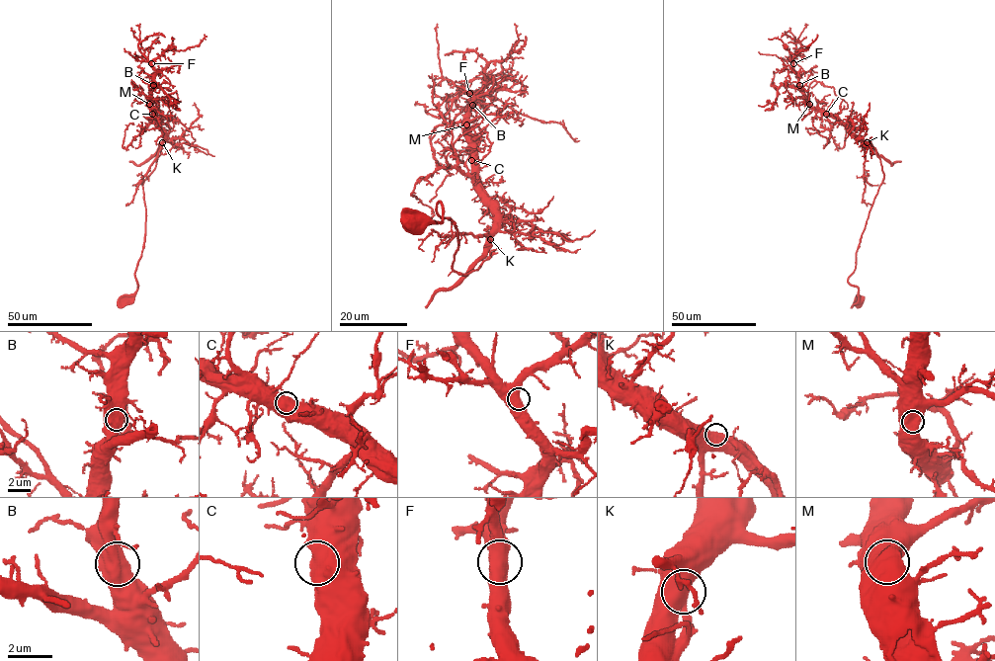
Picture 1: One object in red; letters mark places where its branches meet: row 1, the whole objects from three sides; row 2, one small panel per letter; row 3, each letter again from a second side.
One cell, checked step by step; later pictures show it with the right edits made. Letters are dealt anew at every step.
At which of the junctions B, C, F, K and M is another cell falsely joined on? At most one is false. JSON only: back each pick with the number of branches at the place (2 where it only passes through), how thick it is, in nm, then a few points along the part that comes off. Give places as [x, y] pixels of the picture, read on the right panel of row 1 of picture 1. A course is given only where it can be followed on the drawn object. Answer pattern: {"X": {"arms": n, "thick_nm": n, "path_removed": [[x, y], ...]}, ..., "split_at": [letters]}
{"split_at": []}

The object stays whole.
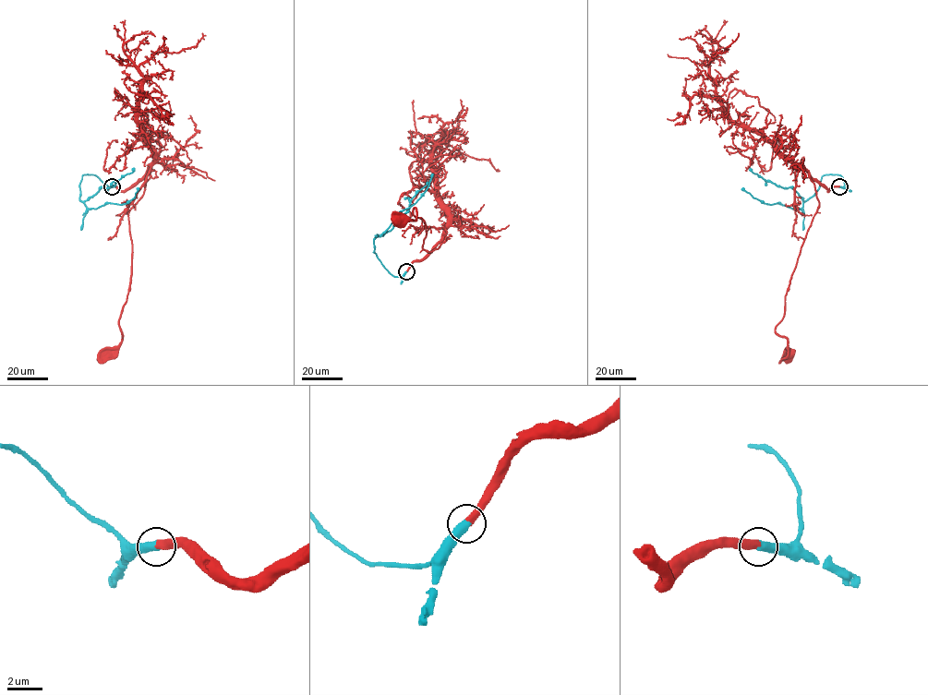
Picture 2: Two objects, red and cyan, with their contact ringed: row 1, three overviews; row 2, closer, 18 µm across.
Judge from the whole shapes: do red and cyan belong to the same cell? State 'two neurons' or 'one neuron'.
one neuron

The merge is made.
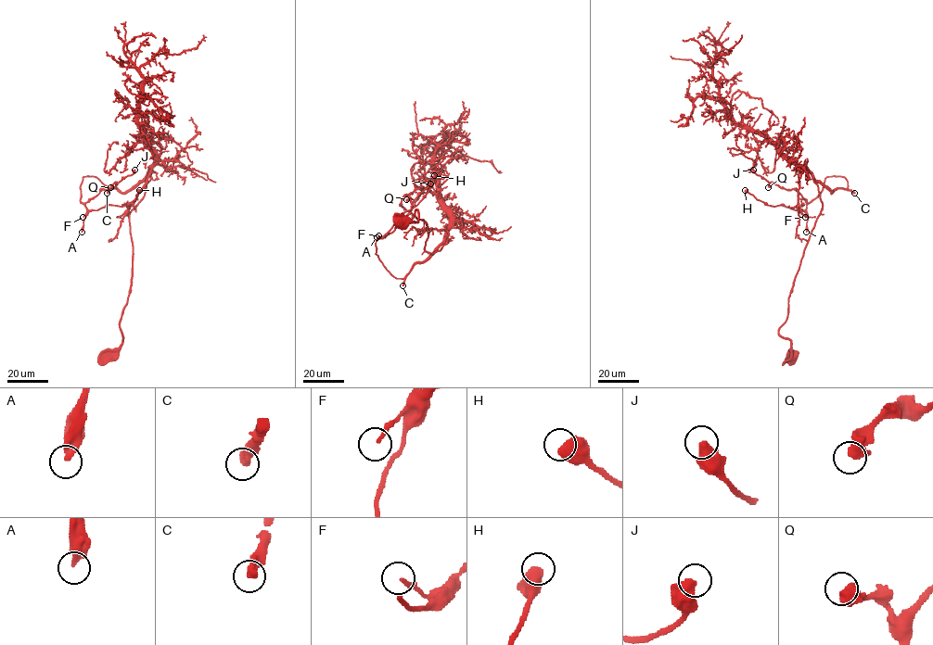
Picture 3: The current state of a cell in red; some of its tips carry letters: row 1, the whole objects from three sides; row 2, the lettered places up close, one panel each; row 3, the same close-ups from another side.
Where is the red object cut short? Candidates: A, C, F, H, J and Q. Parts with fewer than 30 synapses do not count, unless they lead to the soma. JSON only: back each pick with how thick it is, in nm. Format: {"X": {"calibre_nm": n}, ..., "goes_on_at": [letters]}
{"C": {"calibre_nm": 420}, "goes_on_at": ["C"]}

